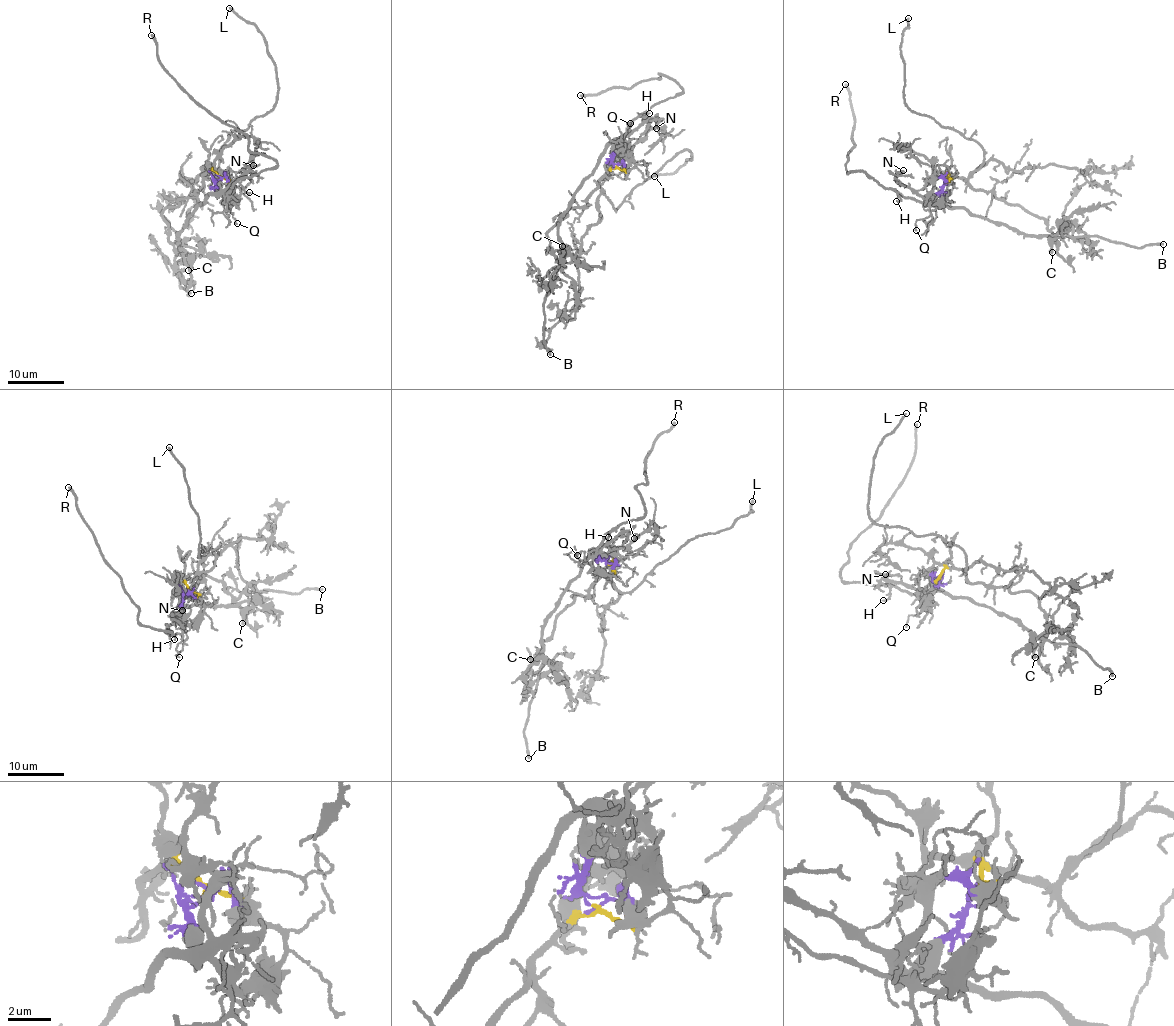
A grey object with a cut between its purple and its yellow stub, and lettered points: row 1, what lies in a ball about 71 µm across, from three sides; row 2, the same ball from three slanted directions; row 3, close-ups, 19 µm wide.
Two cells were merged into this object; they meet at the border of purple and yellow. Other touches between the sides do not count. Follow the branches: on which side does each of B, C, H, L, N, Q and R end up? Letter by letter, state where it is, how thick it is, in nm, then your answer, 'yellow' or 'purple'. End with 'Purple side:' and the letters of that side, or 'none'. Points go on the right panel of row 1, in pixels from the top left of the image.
B: (1163, 244) | 220 nm | purple
C: (1052, 252) | 300 nm | purple
H: (896, 201) | 100 nm | purple
L: (908, 18) | 240 nm | yellow
N: (903, 170) | 110 nm | purple
Q: (916, 230) | 120 nm | purple
R: (845, 84) | 240 nm | purple
Purple side: B, C, H, N, Q, R

